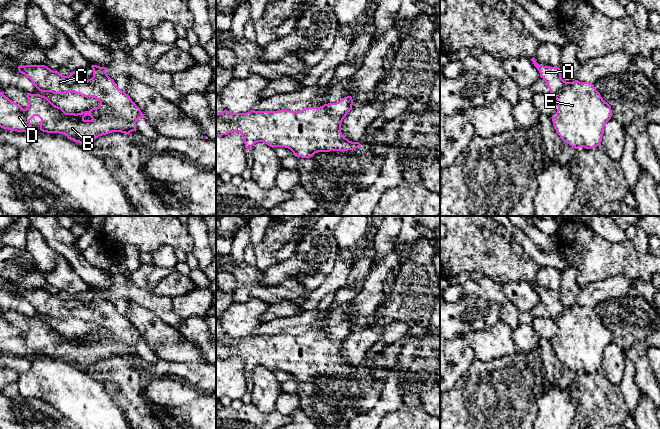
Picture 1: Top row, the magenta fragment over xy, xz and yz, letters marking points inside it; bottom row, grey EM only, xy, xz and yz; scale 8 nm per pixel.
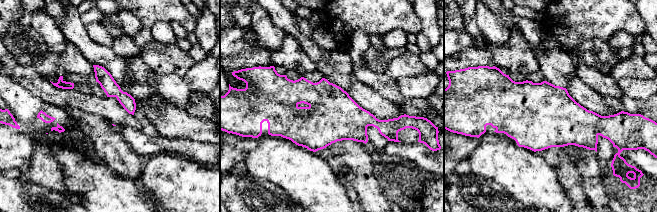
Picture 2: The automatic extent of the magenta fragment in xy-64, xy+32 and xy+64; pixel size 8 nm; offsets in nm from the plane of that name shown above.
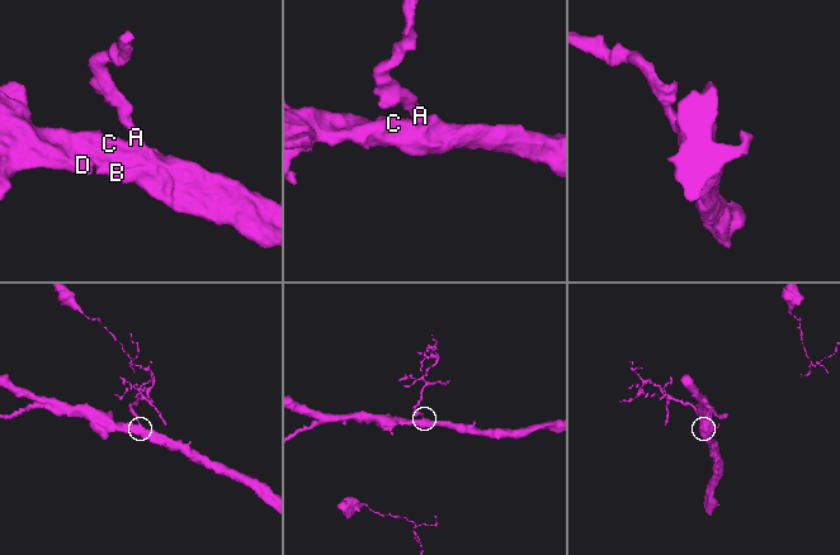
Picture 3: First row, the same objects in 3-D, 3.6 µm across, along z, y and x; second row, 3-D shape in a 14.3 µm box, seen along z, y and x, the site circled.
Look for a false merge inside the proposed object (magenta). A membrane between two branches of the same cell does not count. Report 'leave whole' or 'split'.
leave whole

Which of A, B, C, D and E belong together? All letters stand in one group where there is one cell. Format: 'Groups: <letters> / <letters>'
Groups: A B C D E

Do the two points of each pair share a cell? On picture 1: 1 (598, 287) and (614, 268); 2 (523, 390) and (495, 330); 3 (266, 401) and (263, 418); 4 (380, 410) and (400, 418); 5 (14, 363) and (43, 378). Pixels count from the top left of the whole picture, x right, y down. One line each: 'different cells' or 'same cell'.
1: different cells
2: different cells
3: different cells
4: different cells
5: different cells

